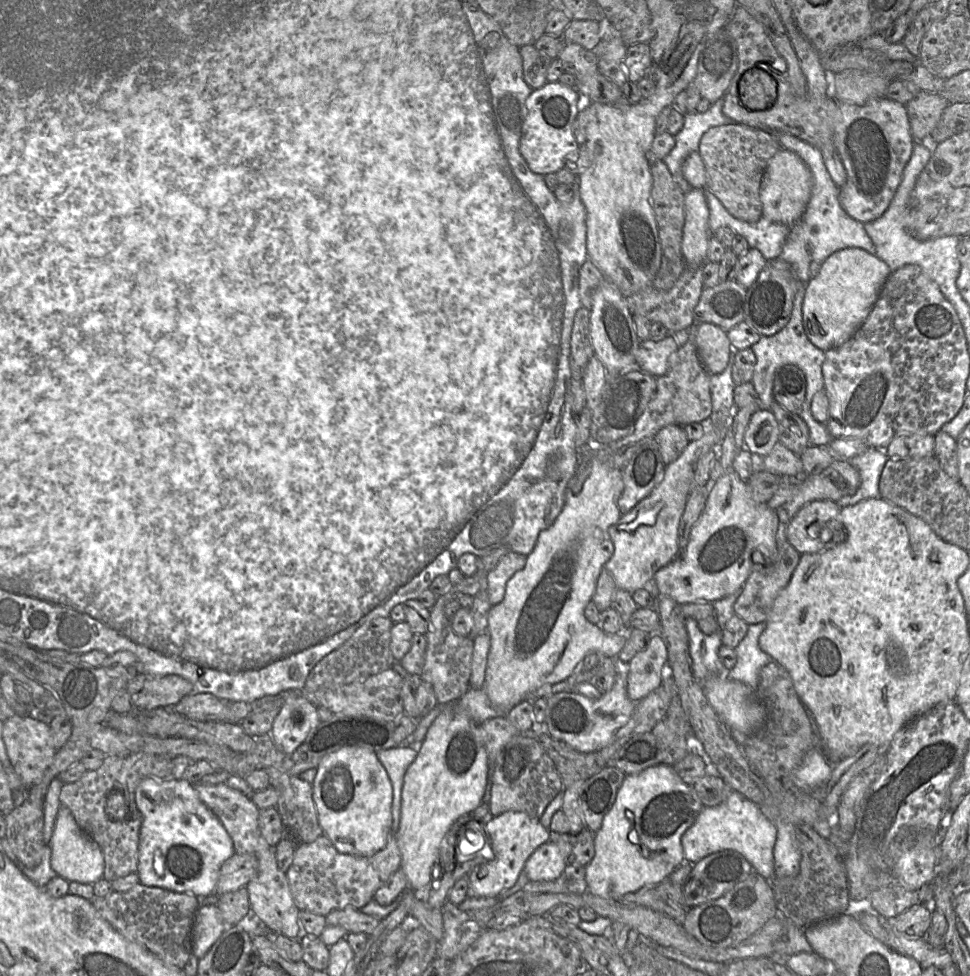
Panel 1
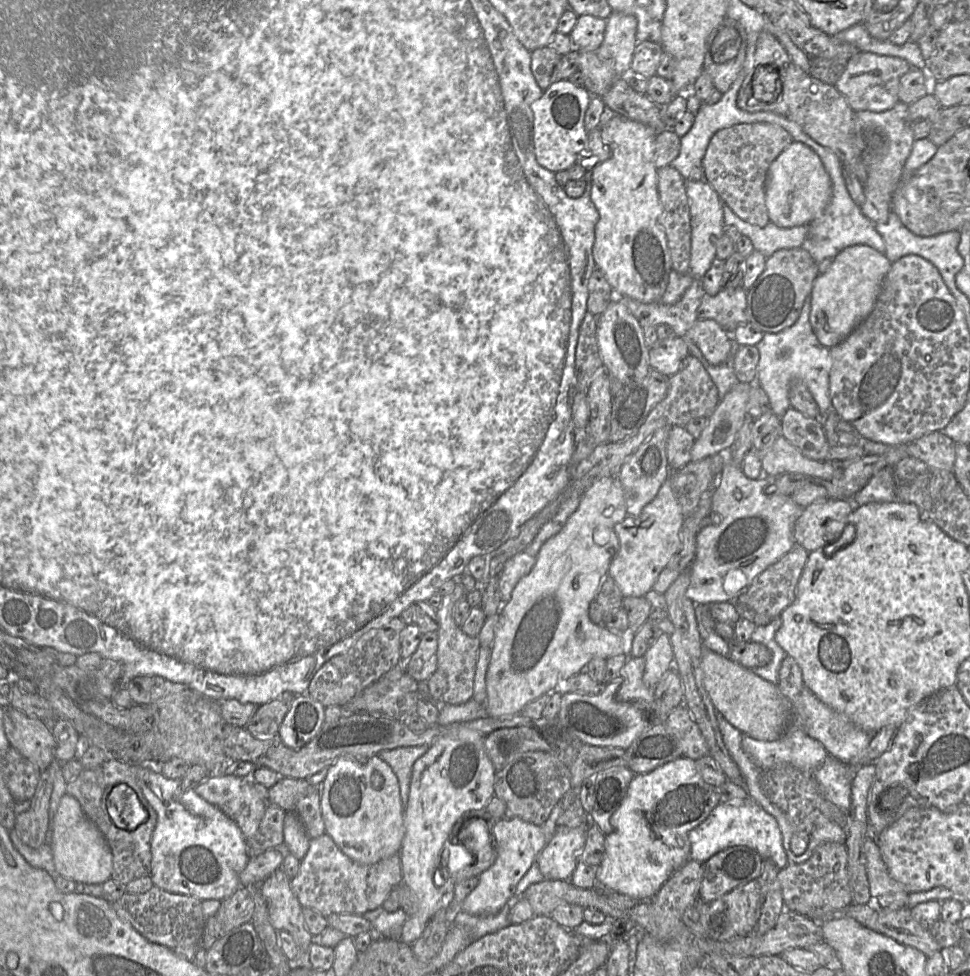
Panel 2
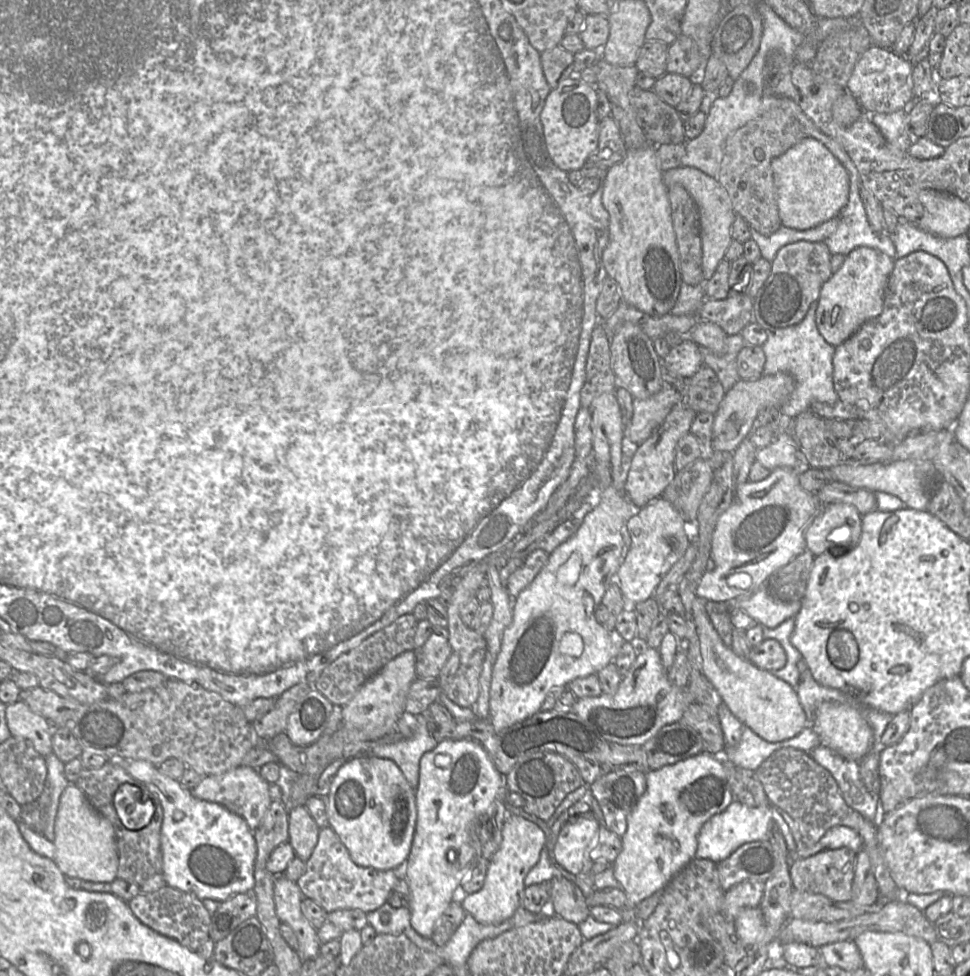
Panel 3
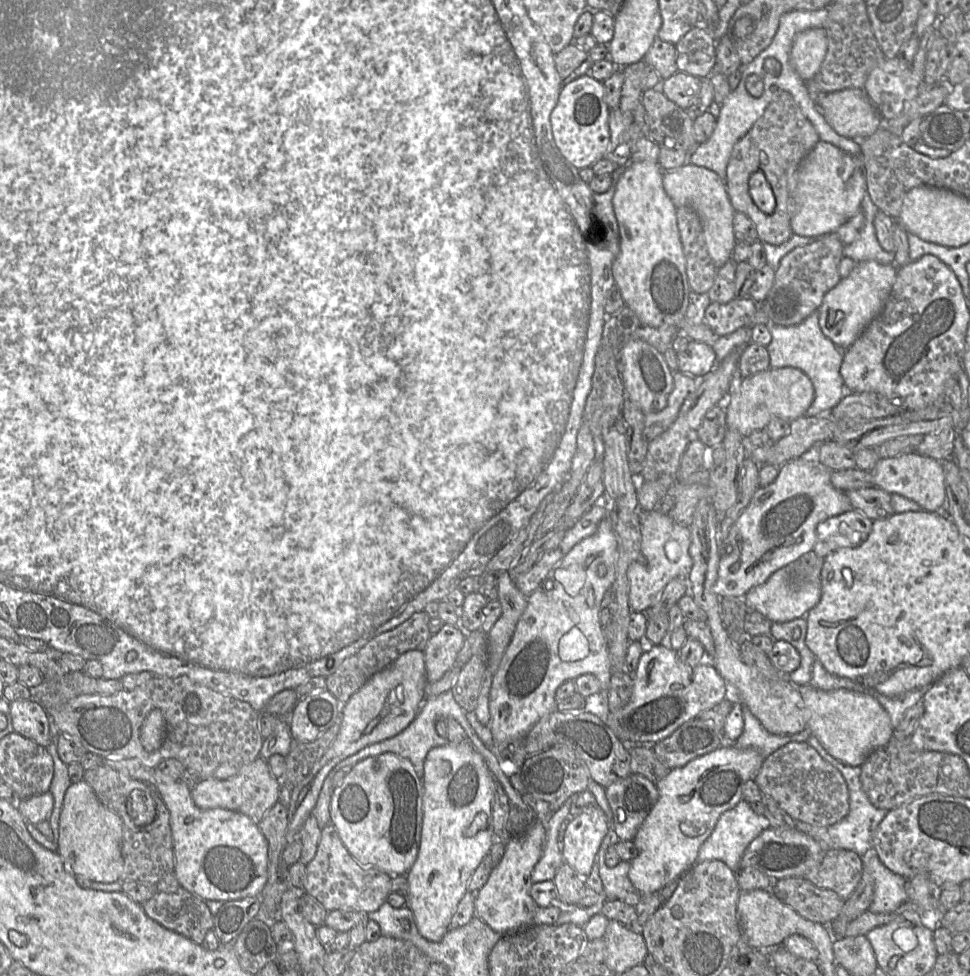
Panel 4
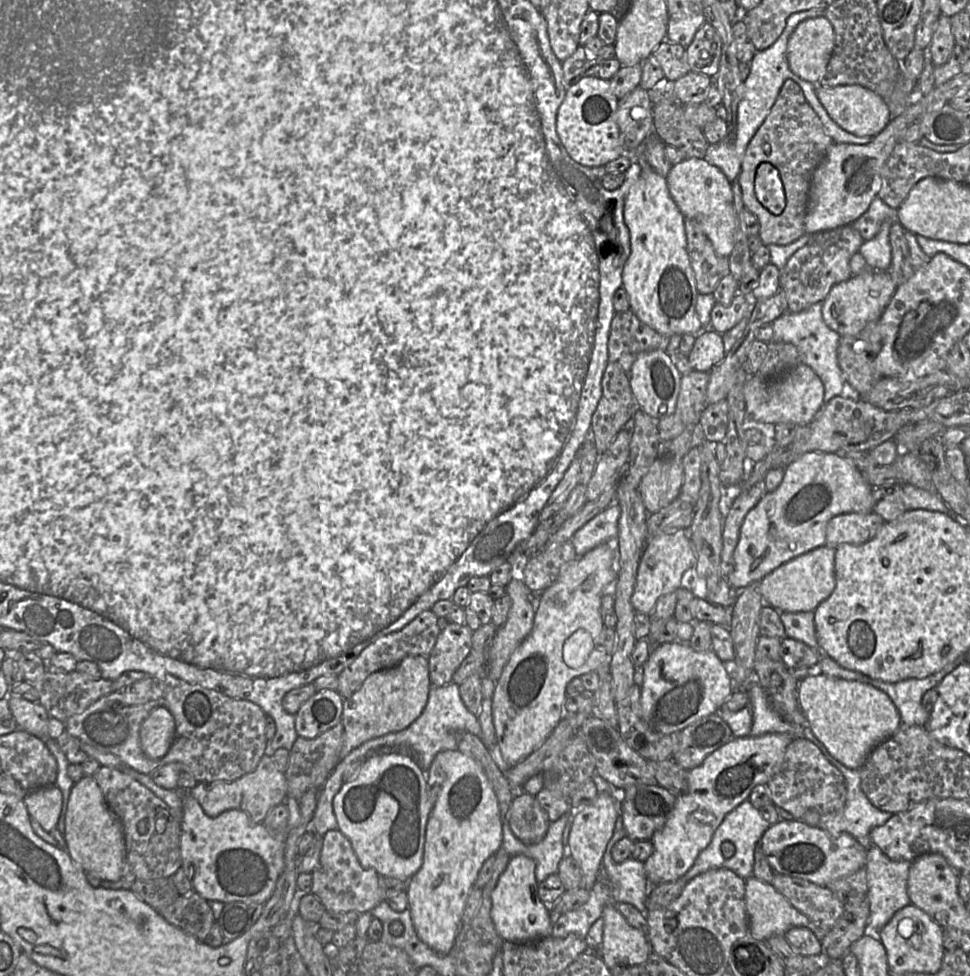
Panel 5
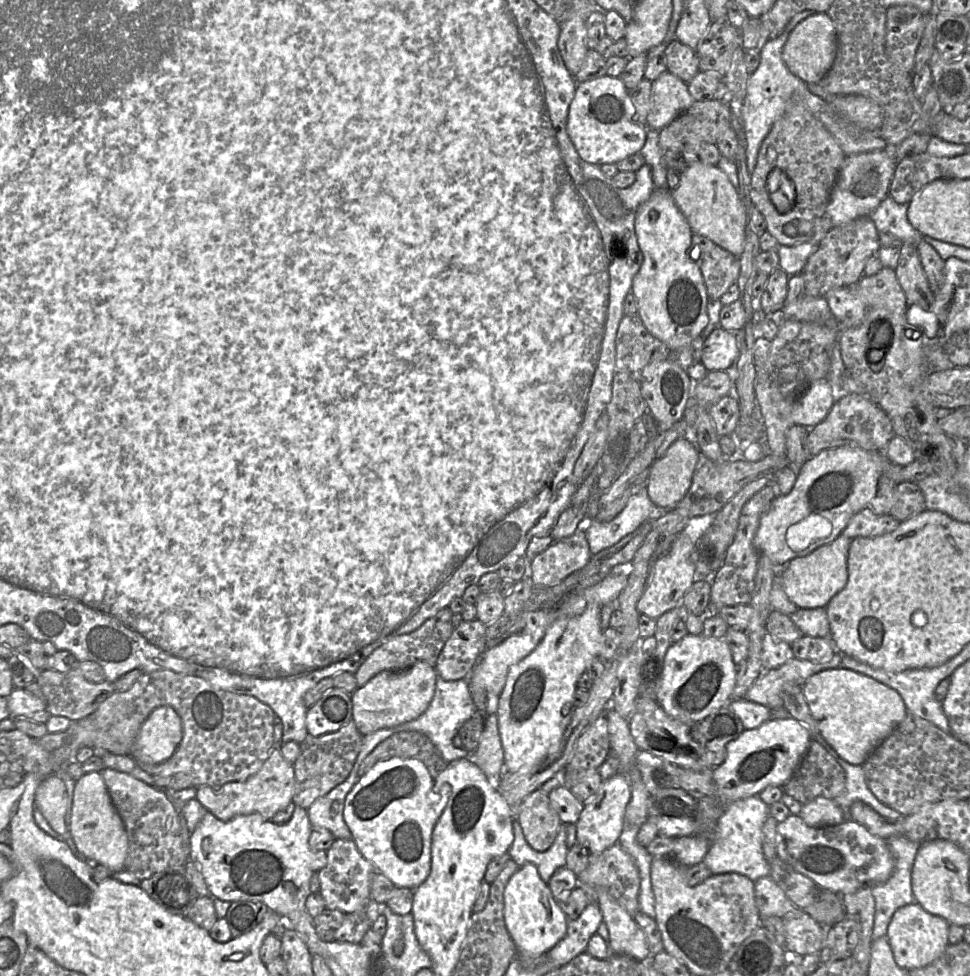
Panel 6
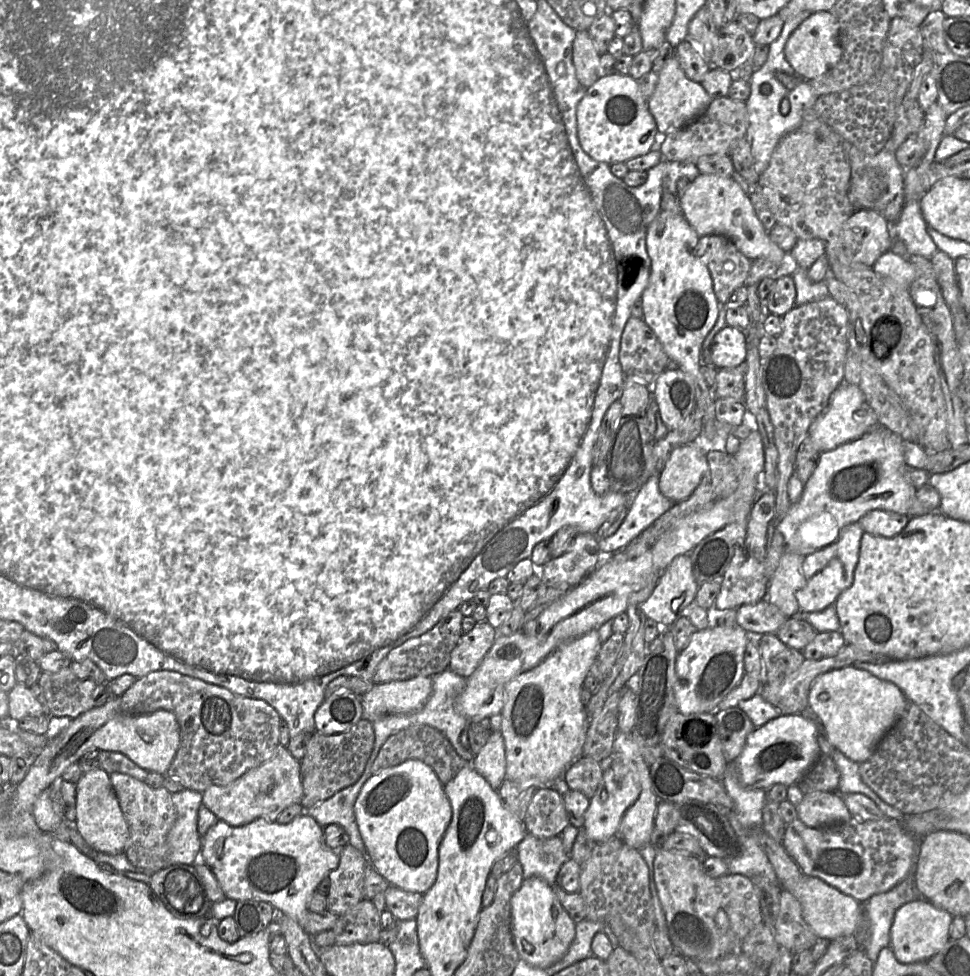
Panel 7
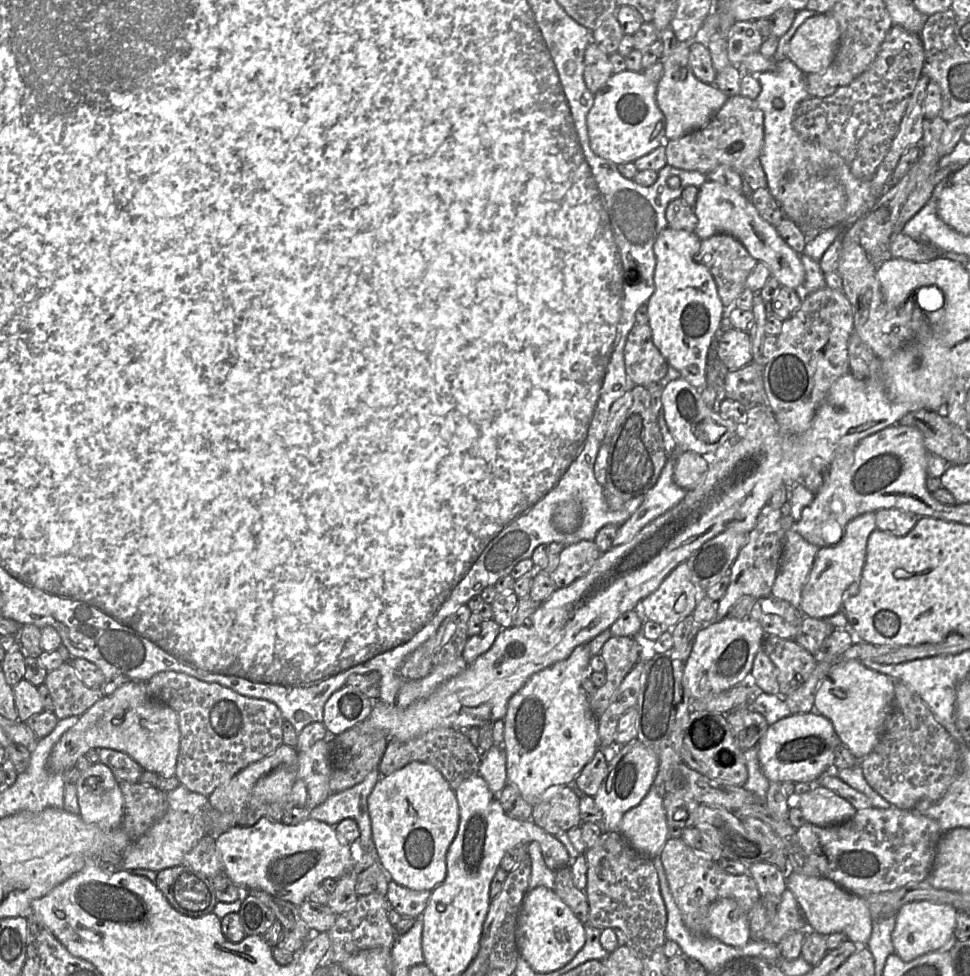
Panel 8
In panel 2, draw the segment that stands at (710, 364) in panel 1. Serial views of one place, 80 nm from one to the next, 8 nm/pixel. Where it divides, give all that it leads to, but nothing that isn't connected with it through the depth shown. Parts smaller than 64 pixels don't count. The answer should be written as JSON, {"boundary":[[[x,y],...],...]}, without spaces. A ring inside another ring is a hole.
{"boundary":[[[700,319],[682,337],[690,338],[712,365],[723,363],[729,354],[730,333],[712,319]]]}

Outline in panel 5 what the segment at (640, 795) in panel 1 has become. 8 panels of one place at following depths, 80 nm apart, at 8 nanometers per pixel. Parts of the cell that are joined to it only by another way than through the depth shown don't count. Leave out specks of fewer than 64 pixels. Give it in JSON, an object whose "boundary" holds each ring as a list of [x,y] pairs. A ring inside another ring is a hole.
{"boundary":[[[789,733],[735,737],[709,754],[699,766],[688,771],[686,792],[677,796],[664,826],[656,830],[650,839],[654,849],[651,856],[644,861],[644,867],[646,877],[653,886],[673,882],[693,866],[699,853],[710,843],[723,818],[747,800],[755,786],[766,784],[776,774],[783,762],[786,748],[793,740],[794,737]]]}

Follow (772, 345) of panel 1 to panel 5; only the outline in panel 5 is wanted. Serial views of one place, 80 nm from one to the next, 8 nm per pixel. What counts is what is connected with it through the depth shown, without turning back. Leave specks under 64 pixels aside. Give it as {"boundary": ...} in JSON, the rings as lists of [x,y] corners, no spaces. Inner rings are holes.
{"boundary":[[[822,302],[812,304],[807,309],[797,312],[785,312],[772,322],[773,341],[793,344],[798,351],[800,364],[810,367],[824,385],[824,403],[846,394],[846,379],[838,360],[838,346],[841,336],[830,329],[822,317]]]}

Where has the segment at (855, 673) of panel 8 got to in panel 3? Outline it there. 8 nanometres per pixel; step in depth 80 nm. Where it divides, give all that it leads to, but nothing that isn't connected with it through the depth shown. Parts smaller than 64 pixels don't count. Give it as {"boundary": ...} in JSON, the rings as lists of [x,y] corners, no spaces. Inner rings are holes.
{"boundary":[[[823,702],[815,710],[809,726],[820,739],[820,744],[838,753],[845,759],[860,761],[870,750],[873,731],[862,713],[862,707],[851,703]]]}

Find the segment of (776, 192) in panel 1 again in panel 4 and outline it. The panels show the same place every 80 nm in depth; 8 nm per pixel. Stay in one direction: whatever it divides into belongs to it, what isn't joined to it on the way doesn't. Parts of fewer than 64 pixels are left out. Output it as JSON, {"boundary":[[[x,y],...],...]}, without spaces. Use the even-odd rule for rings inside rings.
{"boundary":[[[819,141],[795,172],[795,191],[790,193],[790,225],[794,234],[820,236],[835,232],[861,209],[866,179],[861,157]]]}

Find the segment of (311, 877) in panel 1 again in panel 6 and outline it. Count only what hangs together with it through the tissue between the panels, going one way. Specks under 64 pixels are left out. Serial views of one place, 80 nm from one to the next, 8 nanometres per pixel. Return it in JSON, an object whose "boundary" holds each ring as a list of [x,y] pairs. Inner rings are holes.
{"boundary":[[[335,839],[326,854],[326,865],[316,873],[320,882],[319,893],[326,908],[345,914],[364,910],[371,901],[370,884],[376,871],[374,867],[359,852],[353,839]]]}

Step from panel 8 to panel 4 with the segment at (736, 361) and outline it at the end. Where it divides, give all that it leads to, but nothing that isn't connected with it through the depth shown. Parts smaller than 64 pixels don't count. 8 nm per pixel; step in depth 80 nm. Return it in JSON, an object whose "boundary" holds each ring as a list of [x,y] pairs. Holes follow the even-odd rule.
{"boundary":[[[695,340],[677,353],[677,362],[679,372],[693,376],[706,375],[718,363],[710,345]]]}

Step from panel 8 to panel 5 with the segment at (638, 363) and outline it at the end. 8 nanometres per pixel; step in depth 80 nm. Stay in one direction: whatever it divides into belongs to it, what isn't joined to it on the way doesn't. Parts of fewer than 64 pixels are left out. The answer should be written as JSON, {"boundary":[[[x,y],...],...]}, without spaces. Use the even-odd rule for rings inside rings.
{"boundary":[[[631,309],[616,311],[608,339],[609,361],[618,363],[629,373],[640,353],[652,350],[666,352],[670,338],[644,324]]]}

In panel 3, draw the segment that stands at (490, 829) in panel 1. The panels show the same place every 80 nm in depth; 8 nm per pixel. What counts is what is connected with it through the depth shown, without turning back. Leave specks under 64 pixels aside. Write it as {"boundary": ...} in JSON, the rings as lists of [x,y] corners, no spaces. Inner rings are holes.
{"boundary":[[[509,815],[502,828],[502,842],[498,851],[490,859],[482,888],[466,895],[462,890],[461,906],[483,924],[499,924],[511,918],[521,907],[522,895],[525,890],[524,880],[529,871],[536,865],[547,836],[535,823],[520,816]]]}

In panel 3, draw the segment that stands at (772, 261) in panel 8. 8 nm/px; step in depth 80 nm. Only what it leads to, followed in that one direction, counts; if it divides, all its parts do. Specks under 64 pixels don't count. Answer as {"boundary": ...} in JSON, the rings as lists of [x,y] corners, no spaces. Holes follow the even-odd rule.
{"boundary":[[[678,167],[670,169],[663,174],[665,186],[679,184],[684,187],[696,204],[699,219],[702,241],[702,271],[704,280],[713,275],[719,262],[724,258],[725,252],[733,240],[731,237],[731,226],[735,218],[735,211],[725,188],[717,178],[705,174],[693,167]]]}

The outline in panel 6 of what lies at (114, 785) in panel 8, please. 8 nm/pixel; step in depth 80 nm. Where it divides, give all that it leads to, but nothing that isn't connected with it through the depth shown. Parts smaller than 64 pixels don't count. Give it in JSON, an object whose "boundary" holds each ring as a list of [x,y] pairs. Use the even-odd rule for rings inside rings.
{"boundary":[[[101,772],[86,773],[75,782],[69,832],[77,850],[111,872],[125,869],[128,836],[124,823],[114,807]]]}

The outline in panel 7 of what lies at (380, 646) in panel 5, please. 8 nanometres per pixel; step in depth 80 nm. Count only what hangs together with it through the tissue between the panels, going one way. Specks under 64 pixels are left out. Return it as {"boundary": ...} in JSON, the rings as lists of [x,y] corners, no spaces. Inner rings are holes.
{"boundary":[[[453,610],[444,615],[428,632],[415,638],[393,641],[390,653],[376,669],[373,683],[407,680],[416,676],[433,677],[448,669],[451,652],[463,634],[463,618],[464,615],[459,610]]]}

